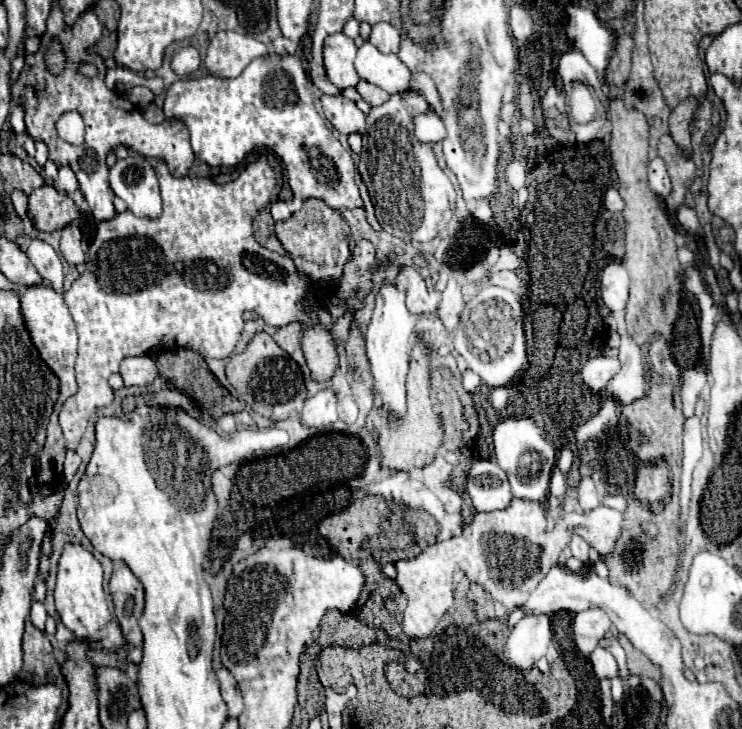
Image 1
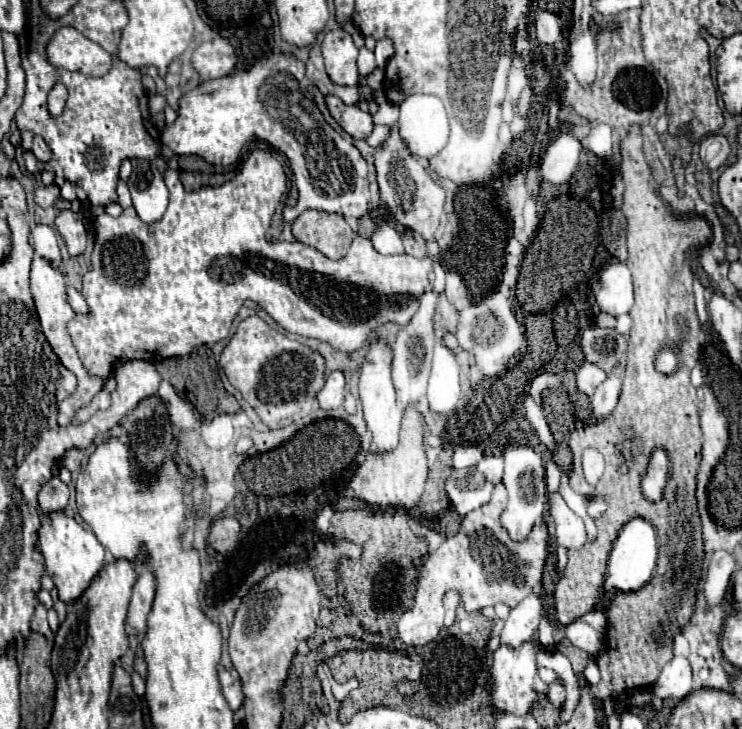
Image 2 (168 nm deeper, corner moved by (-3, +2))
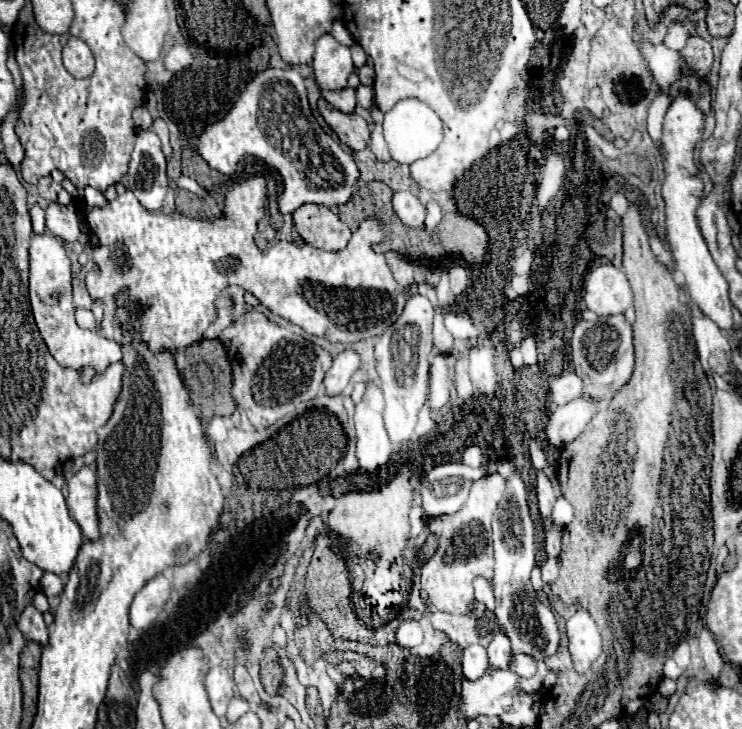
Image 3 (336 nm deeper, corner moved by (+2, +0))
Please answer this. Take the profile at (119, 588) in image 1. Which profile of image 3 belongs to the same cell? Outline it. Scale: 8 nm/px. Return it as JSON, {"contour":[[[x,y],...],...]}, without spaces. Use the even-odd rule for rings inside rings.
{"contour":[[[162,574],[154,576],[132,600],[130,606],[130,624],[136,630],[146,630],[156,616],[162,612],[162,606],[172,594],[172,584]]]}

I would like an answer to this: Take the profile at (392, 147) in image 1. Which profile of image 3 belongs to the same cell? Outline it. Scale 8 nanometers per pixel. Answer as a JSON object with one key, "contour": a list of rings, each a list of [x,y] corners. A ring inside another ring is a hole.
{"contour":[[[394,192],[392,196],[392,204],[394,204],[394,212],[398,214],[398,218],[410,226],[410,228],[422,228],[424,226],[424,218],[426,218],[426,208],[420,202],[420,198],[412,192]]]}

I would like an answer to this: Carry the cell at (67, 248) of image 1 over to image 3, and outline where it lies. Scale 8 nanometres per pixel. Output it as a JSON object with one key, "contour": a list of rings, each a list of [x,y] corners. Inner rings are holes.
{"contour":[[[56,202],[46,208],[46,228],[56,238],[62,238],[66,242],[76,242],[80,236],[76,214],[70,212],[66,206],[60,206]]]}

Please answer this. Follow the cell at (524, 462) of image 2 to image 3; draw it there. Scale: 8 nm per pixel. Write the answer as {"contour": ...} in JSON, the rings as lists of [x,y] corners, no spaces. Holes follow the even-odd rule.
{"contour":[[[516,470],[506,480],[506,492],[494,512],[492,532],[494,532],[494,596],[496,596],[496,622],[510,636],[512,652],[524,652],[534,656],[536,660],[548,658],[558,652],[560,632],[556,626],[556,618],[550,606],[544,606],[538,600],[538,594],[532,590],[530,572],[534,568],[534,522],[528,510],[528,484],[522,474]]]}

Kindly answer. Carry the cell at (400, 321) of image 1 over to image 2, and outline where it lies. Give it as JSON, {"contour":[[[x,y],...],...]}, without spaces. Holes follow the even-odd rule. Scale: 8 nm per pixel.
{"contour":[[[373,340],[369,354],[361,366],[359,394],[361,394],[361,402],[363,402],[363,418],[365,418],[367,430],[373,436],[373,442],[377,444],[377,448],[381,452],[393,450],[399,440],[399,426],[401,426],[403,410],[397,406],[395,388],[391,382],[391,346],[385,346],[385,344]]]}

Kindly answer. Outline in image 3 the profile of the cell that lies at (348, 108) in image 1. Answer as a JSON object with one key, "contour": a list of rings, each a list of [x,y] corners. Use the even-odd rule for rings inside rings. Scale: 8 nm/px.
{"contour":[[[324,98],[318,100],[318,112],[328,122],[328,126],[338,134],[338,138],[350,146],[354,152],[364,150],[370,140],[370,126],[358,114],[344,114],[332,108]]]}

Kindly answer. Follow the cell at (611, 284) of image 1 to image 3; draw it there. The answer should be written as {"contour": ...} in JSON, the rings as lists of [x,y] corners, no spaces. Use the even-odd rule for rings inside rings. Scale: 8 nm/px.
{"contour":[[[601,264],[589,268],[584,276],[584,302],[588,310],[596,312],[598,316],[614,316],[631,312],[631,324],[636,322],[636,308],[634,308],[634,292],[630,280],[626,276],[624,266],[616,268],[612,264]]]}

